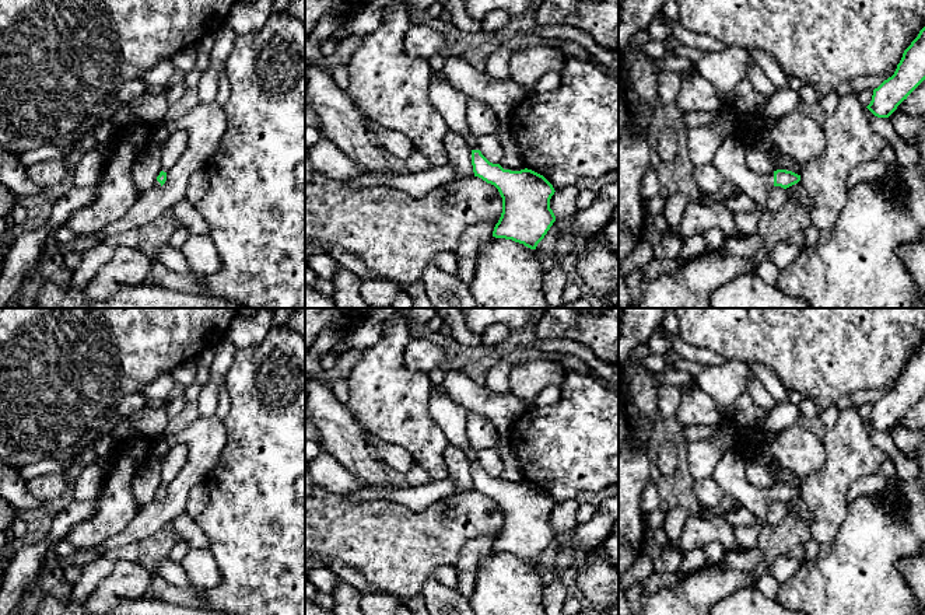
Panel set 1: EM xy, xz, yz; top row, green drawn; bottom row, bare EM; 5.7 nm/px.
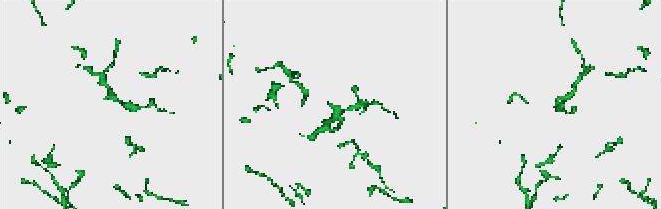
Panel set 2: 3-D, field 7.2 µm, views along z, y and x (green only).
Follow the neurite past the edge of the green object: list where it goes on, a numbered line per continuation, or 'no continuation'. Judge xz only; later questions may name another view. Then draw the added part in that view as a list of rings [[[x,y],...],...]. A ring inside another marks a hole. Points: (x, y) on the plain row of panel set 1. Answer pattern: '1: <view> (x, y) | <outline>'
1: xz (482, 433) | [[[466,410],[466,436],[470,448],[465,452],[470,464],[479,464],[481,450],[508,443],[508,434],[502,434],[491,422],[473,410]]]

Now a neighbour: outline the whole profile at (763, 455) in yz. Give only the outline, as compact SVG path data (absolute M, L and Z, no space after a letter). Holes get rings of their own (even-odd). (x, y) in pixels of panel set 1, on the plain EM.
M764 444L746 461L746 462L756 462L763 465L770 465L774 461L770 444Z

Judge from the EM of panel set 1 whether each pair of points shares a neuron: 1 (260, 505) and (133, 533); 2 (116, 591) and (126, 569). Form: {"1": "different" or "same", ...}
{"1": "different", "2": "same"}

